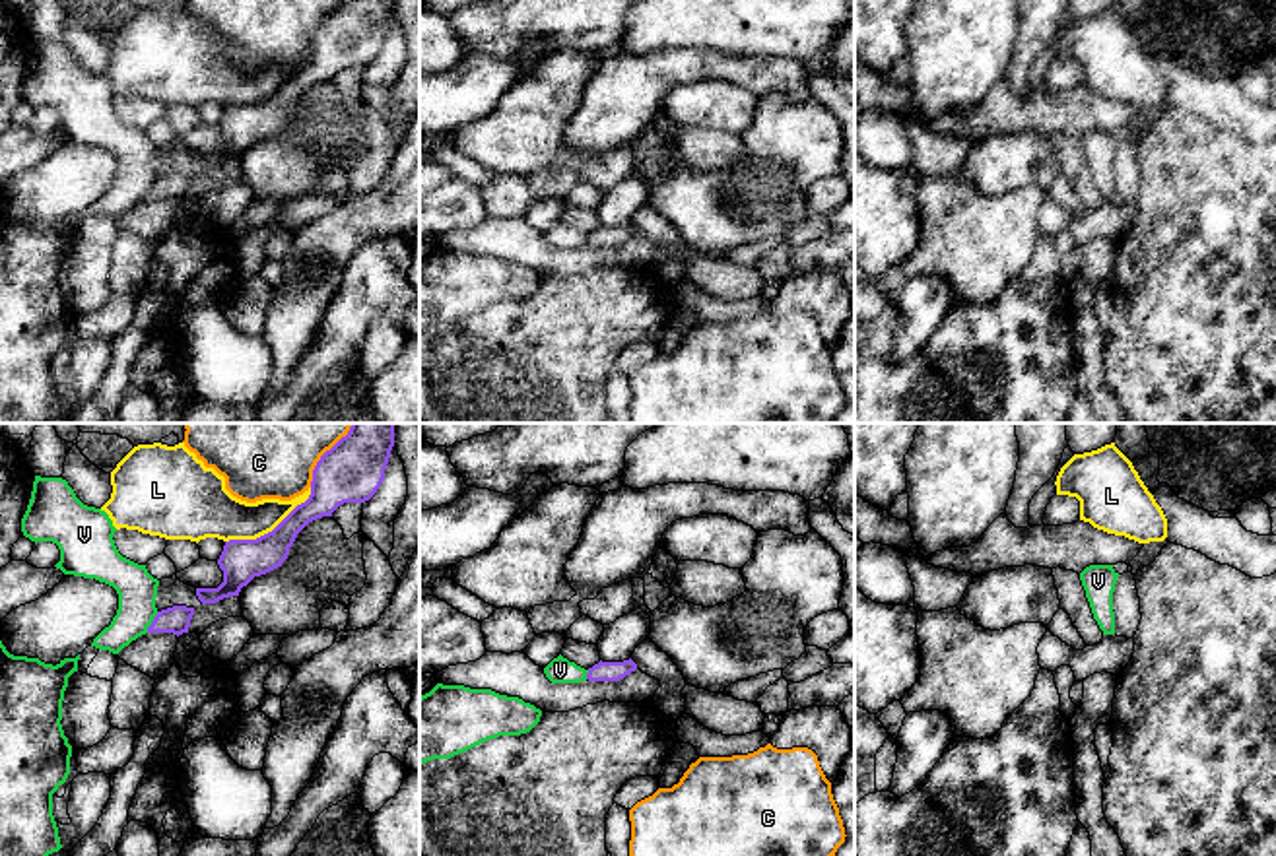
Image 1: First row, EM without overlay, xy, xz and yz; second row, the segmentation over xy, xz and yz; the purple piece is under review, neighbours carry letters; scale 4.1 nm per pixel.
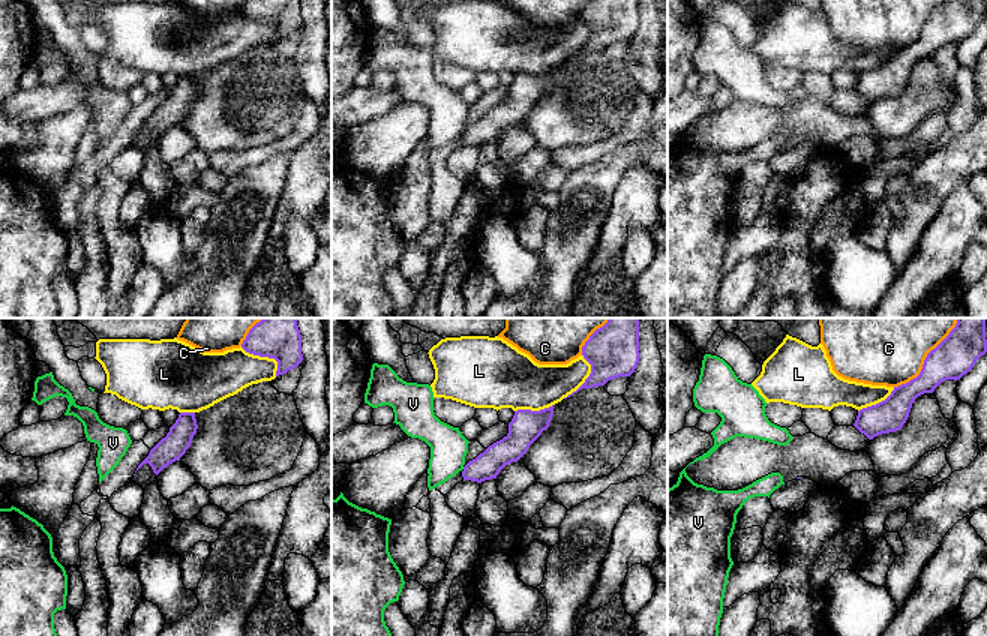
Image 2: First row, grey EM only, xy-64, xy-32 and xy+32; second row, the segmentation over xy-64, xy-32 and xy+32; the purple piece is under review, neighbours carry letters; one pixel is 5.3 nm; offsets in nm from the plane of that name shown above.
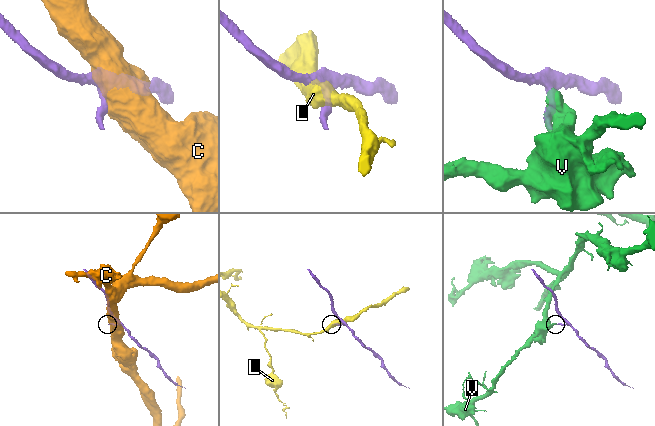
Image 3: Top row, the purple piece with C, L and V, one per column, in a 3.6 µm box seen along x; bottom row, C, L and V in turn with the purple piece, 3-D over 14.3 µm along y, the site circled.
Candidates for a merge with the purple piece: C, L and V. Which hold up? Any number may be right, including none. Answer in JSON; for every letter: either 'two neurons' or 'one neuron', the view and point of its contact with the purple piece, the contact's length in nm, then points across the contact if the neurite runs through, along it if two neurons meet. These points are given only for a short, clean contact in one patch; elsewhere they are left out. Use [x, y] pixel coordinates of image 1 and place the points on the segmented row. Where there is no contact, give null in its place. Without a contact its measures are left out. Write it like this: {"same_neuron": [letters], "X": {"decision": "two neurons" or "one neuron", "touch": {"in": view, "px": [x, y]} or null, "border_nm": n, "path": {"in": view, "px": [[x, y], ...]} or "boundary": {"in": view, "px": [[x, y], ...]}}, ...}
{"same_neuron": [], "C": {"decision": "two neurons", "touch": {"in": "xy", "px": [323, 455]}, "border_nm": 320}, "L": {"decision": "two neurons", "touch": {"in": "xy", "px": [272, 530]}, "border_nm": 420}, "V": {"decision": "two neurons", "touch": {"in": "xy", "px": [152, 622]}, "border_nm": 100, "boundary": {"in": "xy", "px": [[158, 612], [146, 631]]}}}

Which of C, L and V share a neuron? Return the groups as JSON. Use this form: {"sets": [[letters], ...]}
{"sets": [["C"], ["L"], ["V"]]}

